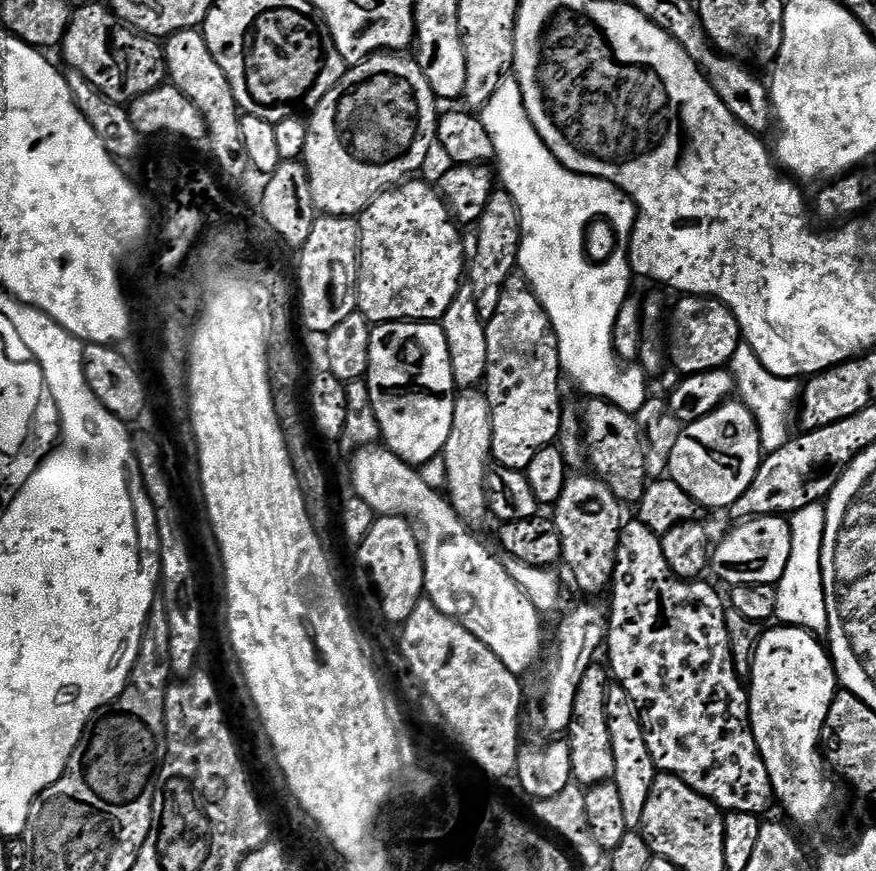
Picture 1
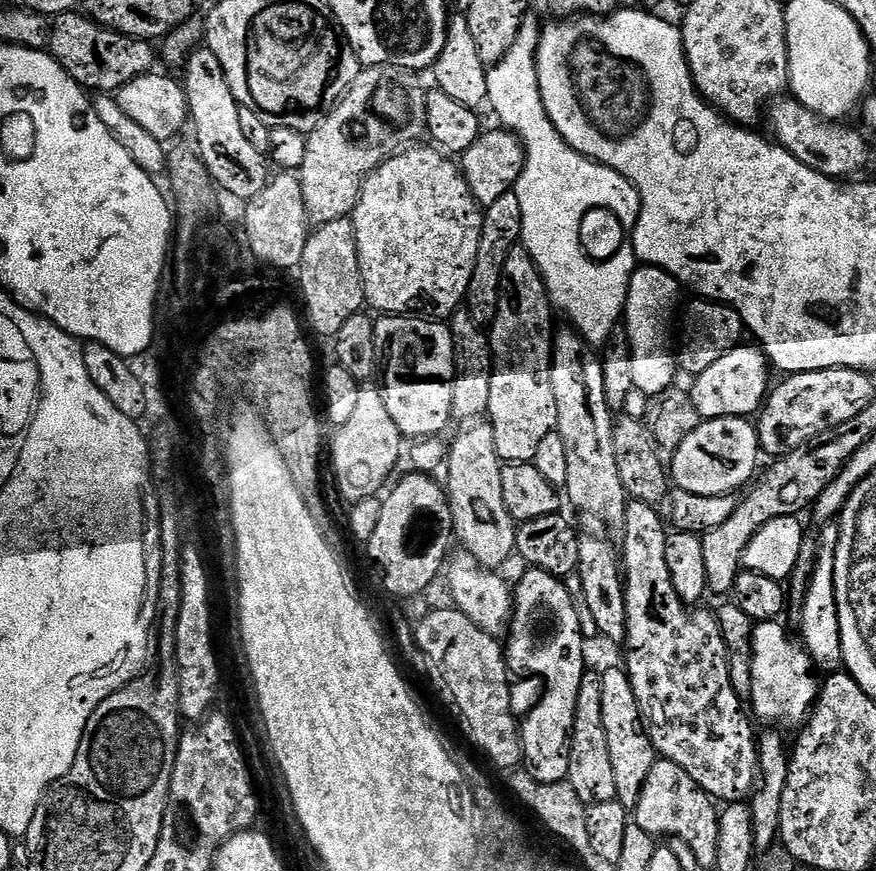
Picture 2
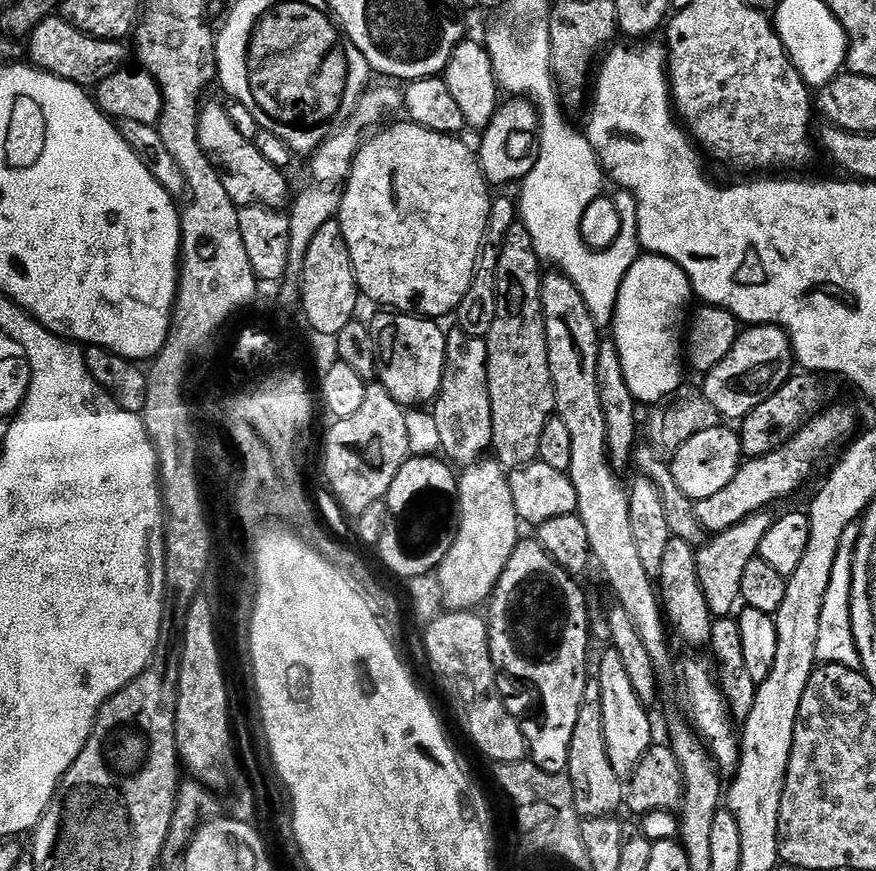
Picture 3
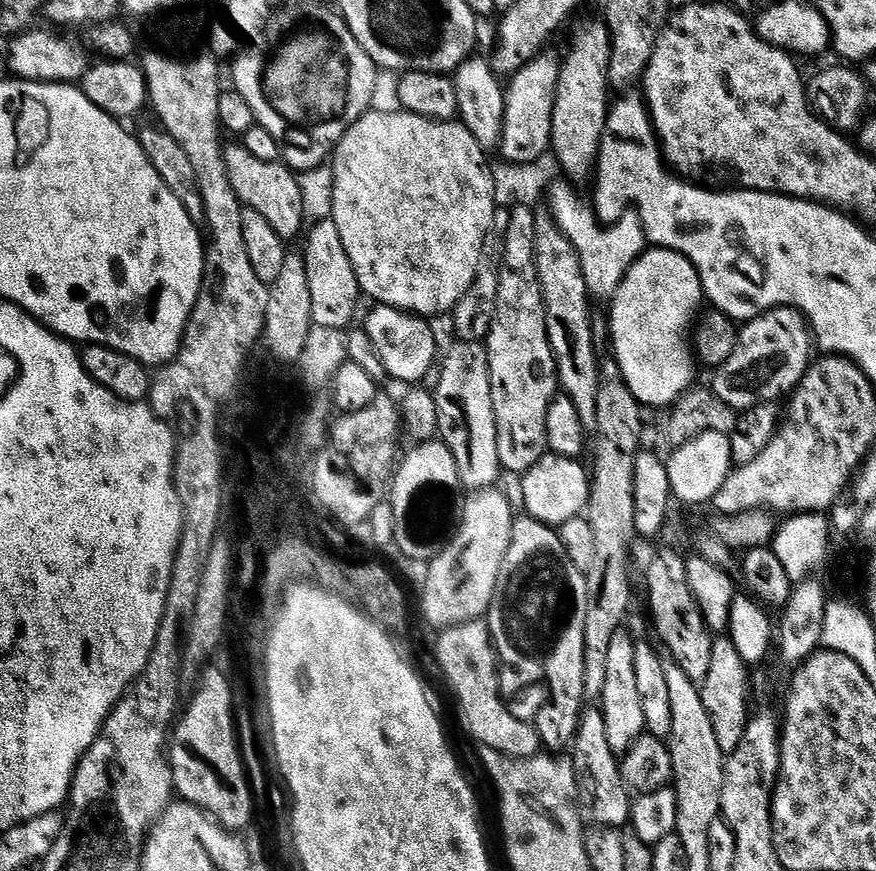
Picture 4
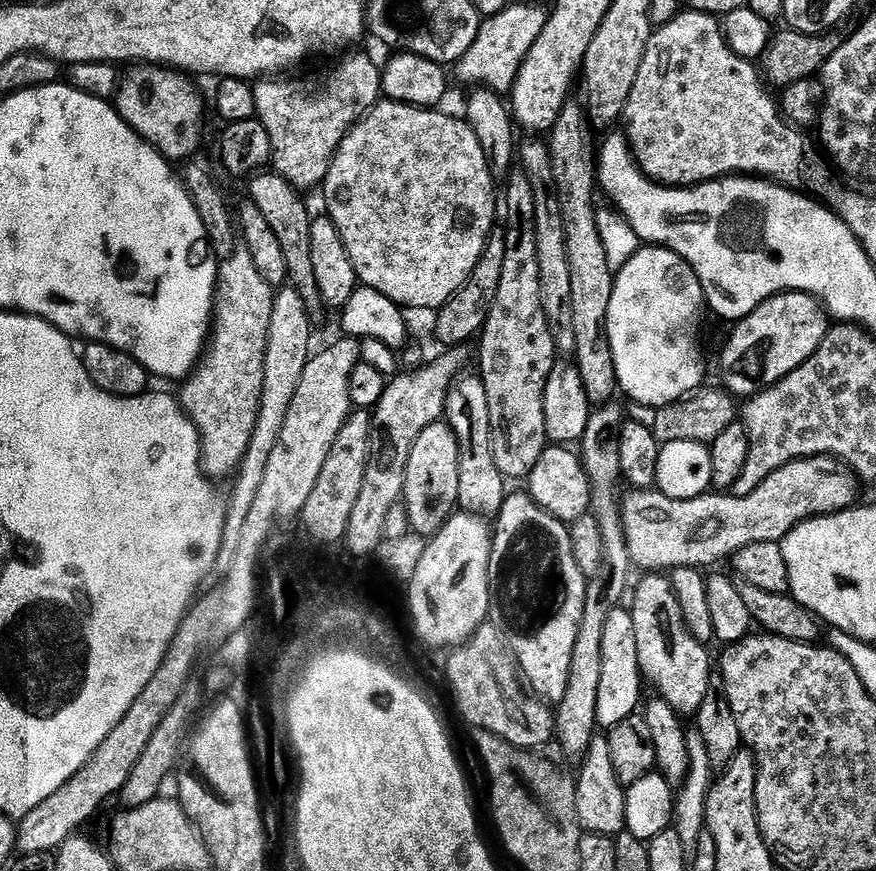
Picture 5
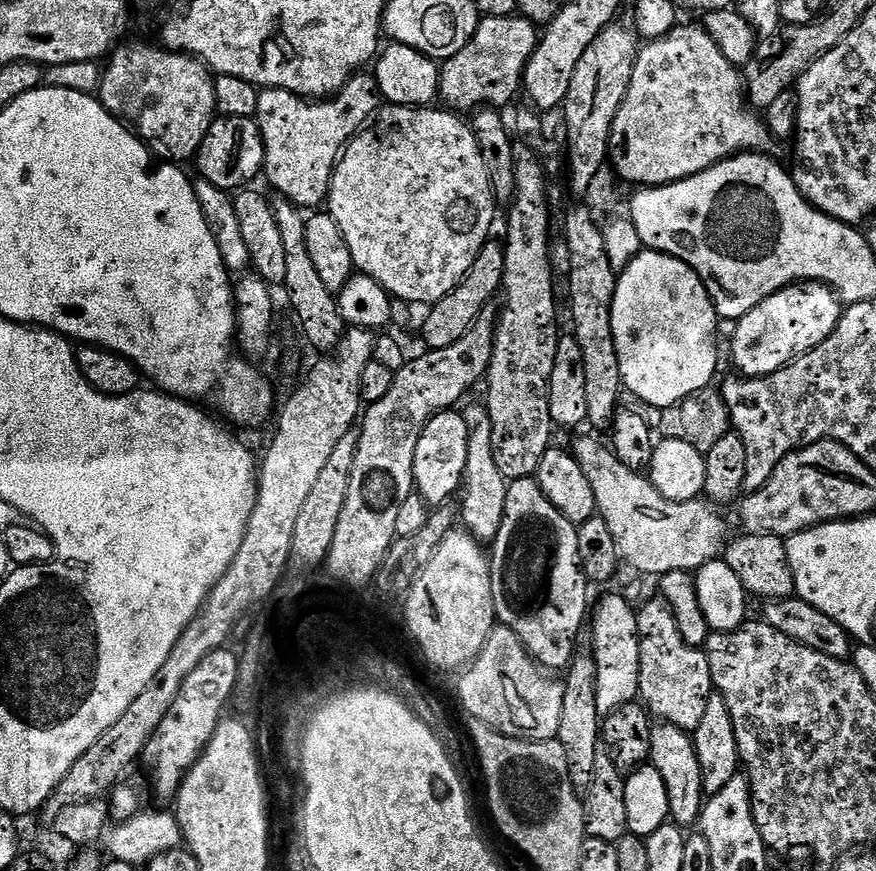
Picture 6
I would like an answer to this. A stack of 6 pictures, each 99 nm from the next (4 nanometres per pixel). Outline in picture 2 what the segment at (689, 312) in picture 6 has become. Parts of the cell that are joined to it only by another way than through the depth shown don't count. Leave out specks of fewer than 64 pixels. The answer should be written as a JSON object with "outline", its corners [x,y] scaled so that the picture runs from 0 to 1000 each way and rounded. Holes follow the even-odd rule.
{"outline":[[[731,305],[721,313],[710,367],[717,379],[724,411],[724,447],[732,455],[748,457],[773,440],[773,410],[768,401],[763,401],[763,380],[776,349],[776,335],[775,324],[755,308]]]}

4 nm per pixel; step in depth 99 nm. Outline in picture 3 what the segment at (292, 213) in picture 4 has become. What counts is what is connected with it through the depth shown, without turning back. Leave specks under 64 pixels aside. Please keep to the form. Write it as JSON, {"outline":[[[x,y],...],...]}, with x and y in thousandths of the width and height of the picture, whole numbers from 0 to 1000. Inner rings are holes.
{"outline":[[[234,118],[229,123],[226,161],[231,172],[235,172],[235,181],[240,181],[240,186],[249,195],[253,214],[258,214],[258,223],[263,223],[265,230],[300,234],[303,239],[316,241],[323,240],[330,233],[331,224],[329,225],[329,207],[324,203],[325,199],[317,191],[306,186],[292,171],[289,162],[272,154],[272,148],[267,140],[263,140],[263,131],[255,118]]]}

